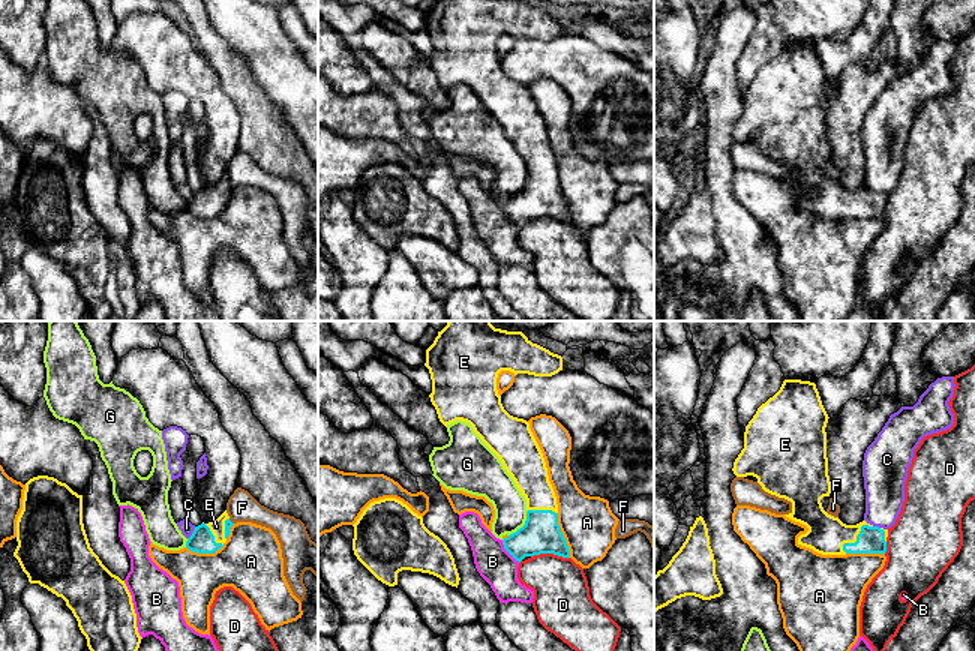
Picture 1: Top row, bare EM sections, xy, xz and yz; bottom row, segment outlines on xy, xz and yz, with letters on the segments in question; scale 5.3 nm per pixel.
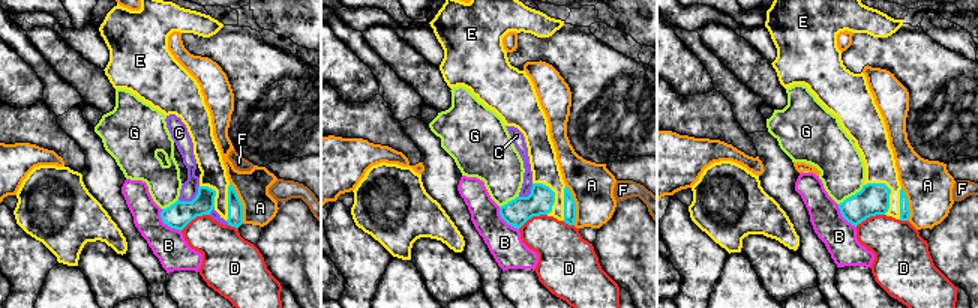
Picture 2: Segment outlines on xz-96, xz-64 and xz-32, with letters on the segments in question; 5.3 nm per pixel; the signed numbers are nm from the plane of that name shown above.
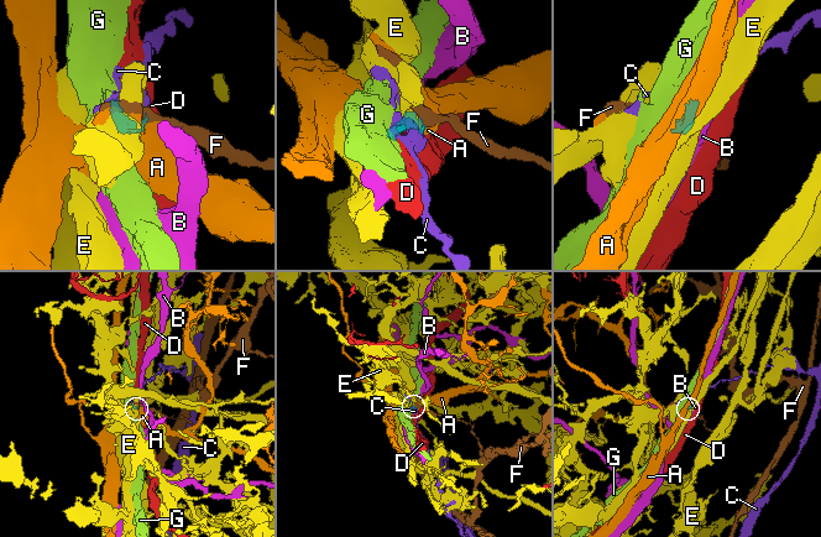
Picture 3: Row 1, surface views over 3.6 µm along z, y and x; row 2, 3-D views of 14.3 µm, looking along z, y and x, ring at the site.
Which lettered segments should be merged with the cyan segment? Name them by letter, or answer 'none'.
E

